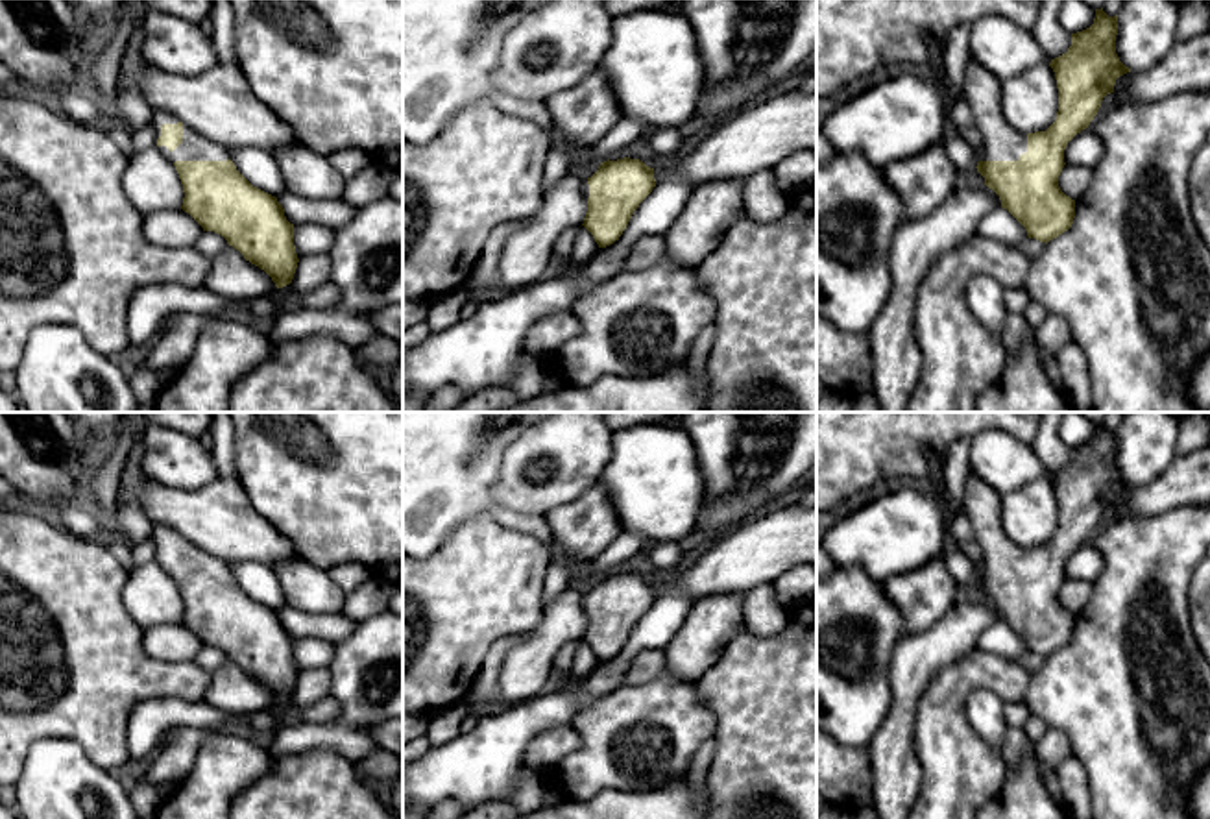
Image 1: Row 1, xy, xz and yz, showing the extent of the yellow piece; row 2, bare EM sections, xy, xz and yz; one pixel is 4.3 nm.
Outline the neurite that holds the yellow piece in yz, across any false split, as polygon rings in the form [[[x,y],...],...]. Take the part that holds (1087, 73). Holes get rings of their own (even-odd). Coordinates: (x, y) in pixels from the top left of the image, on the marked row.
[[[1095,9],[1094,24],[1071,33],[1066,54],[1051,59],[1059,89],[1059,111],[1046,131],[1020,133],[1003,115],[1001,79],[968,59],[964,100],[983,137],[977,172],[1027,231],[1029,238],[1049,242],[1068,231],[1075,200],[1059,187],[1068,142],[1086,129],[1116,79],[1127,72],[1116,54],[1118,15]]]

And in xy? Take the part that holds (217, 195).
[[[151,111],[151,124],[157,131],[159,150],[174,163],[179,174],[185,192],[181,209],[188,213],[203,231],[222,235],[246,261],[264,270],[277,288],[290,285],[299,259],[294,246],[294,224],[286,220],[277,198],[253,187],[236,170],[227,148],[201,137],[168,111]]]

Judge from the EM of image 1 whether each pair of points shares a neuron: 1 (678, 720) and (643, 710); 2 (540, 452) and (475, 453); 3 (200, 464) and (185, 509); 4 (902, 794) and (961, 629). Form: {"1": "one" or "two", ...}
{"1": "one", "2": "two", "3": "two", "4": "one"}

